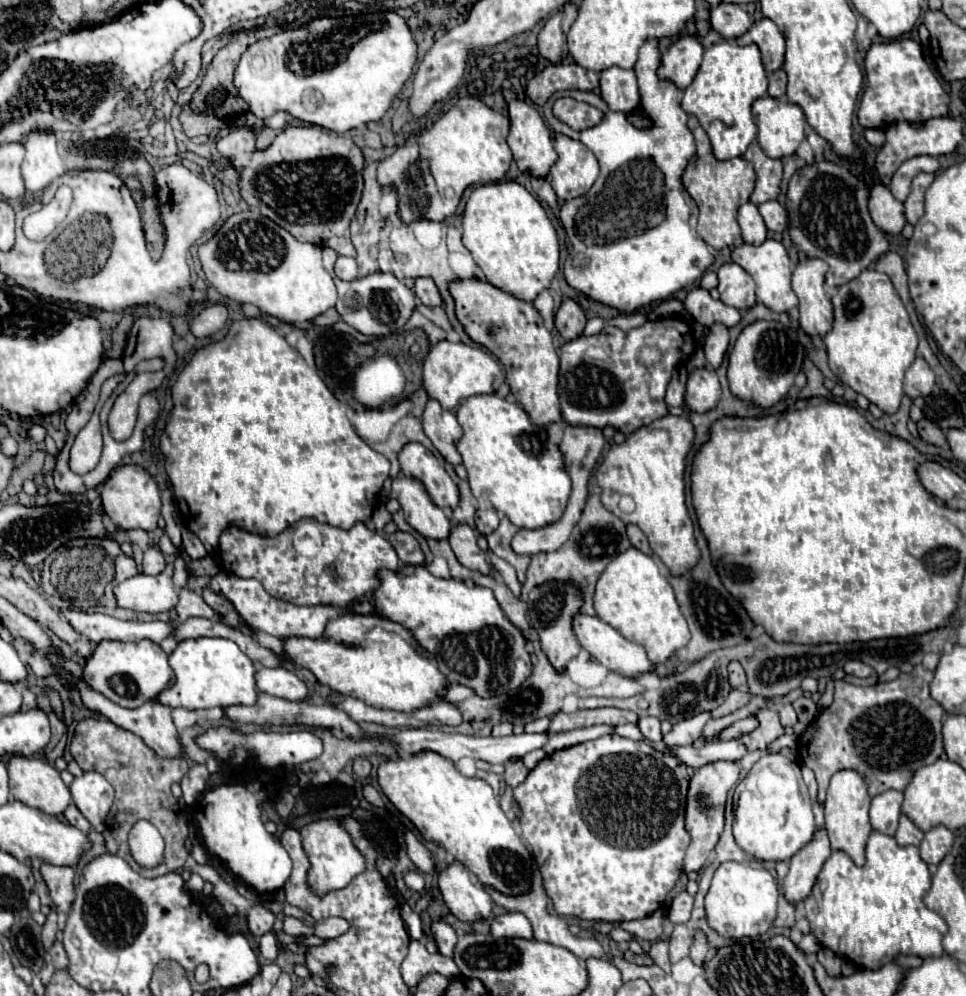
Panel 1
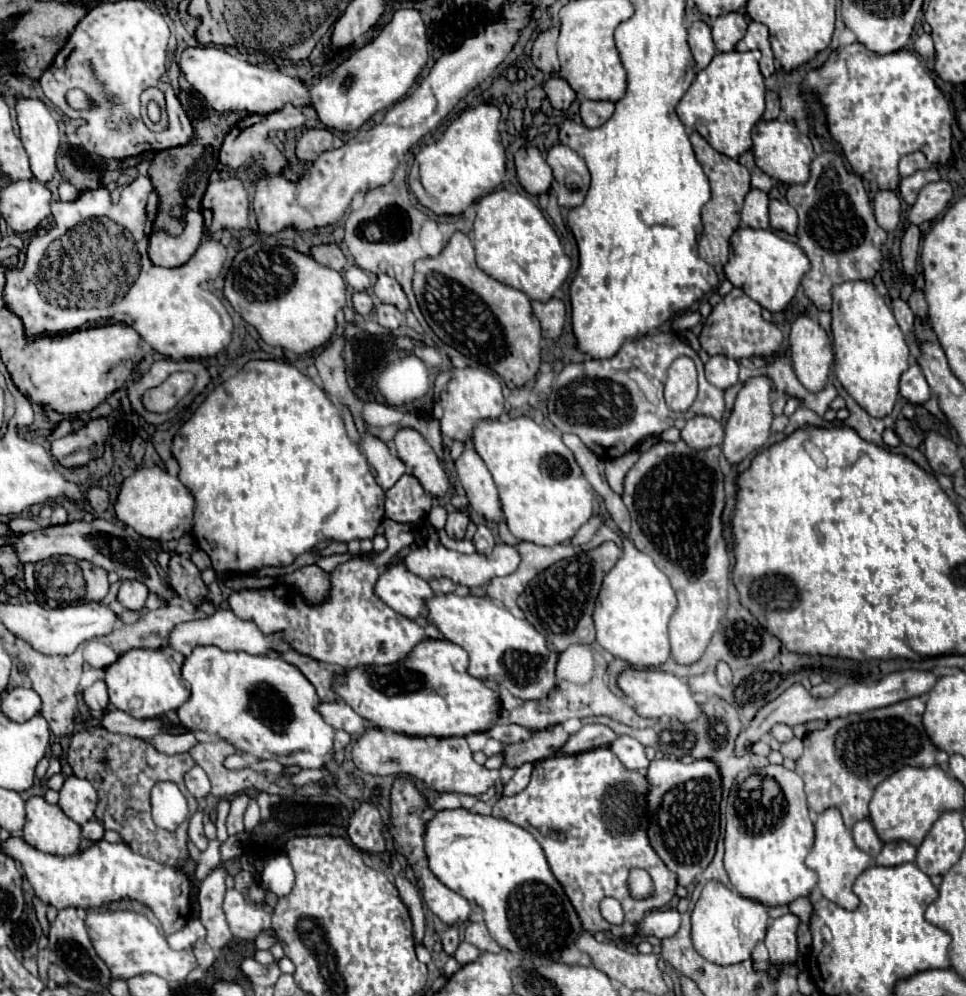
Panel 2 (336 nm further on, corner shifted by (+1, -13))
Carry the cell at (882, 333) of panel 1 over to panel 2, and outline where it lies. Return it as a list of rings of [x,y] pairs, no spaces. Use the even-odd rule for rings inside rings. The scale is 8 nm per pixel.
[[[847,281],[835,285],[831,295],[835,377],[871,417],[881,419],[893,411],[899,395],[899,377],[909,367],[909,347],[903,331],[871,281]]]

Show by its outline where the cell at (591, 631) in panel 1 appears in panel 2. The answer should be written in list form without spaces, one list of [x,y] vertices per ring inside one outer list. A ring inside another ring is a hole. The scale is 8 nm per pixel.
[[[625,669],[619,679],[617,679],[619,689],[633,699],[635,703],[635,711],[641,717],[647,719],[659,719],[659,717],[677,717],[679,721],[687,723],[691,719],[699,717],[699,703],[695,701],[691,689],[687,687],[687,683],[671,673],[665,671],[657,671],[657,669],[647,669],[647,671],[639,671],[639,669]]]

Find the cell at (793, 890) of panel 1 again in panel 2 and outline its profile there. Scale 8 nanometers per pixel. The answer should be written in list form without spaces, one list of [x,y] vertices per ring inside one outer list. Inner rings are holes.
[[[793,913],[771,921],[765,937],[765,947],[773,963],[793,963],[797,959],[797,925],[799,917]]]

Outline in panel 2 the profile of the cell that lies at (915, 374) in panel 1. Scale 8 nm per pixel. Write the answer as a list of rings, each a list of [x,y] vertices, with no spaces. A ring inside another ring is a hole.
[[[913,363],[901,375],[901,395],[913,405],[923,405],[931,397],[929,385],[927,385],[927,381],[923,377],[923,371],[921,371],[921,367],[917,363]]]

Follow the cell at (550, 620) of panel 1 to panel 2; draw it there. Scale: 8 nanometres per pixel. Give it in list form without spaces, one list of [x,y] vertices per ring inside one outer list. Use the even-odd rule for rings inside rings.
[[[603,543],[597,549],[579,553],[571,559],[563,559],[551,565],[527,585],[517,605],[525,613],[525,619],[547,639],[547,647],[551,647],[551,651],[561,653],[569,645],[595,641],[595,627],[591,619],[595,597],[605,577],[603,573],[607,573],[615,565],[619,555],[621,549],[615,543]]]

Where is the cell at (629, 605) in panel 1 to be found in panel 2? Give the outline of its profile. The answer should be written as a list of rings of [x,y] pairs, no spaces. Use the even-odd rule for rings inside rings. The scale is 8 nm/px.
[[[623,537],[623,551],[611,571],[607,571],[599,597],[595,601],[593,621],[597,629],[597,643],[613,657],[637,667],[659,667],[669,655],[667,623],[677,607],[675,591],[667,575],[653,563],[649,555],[639,551]]]

